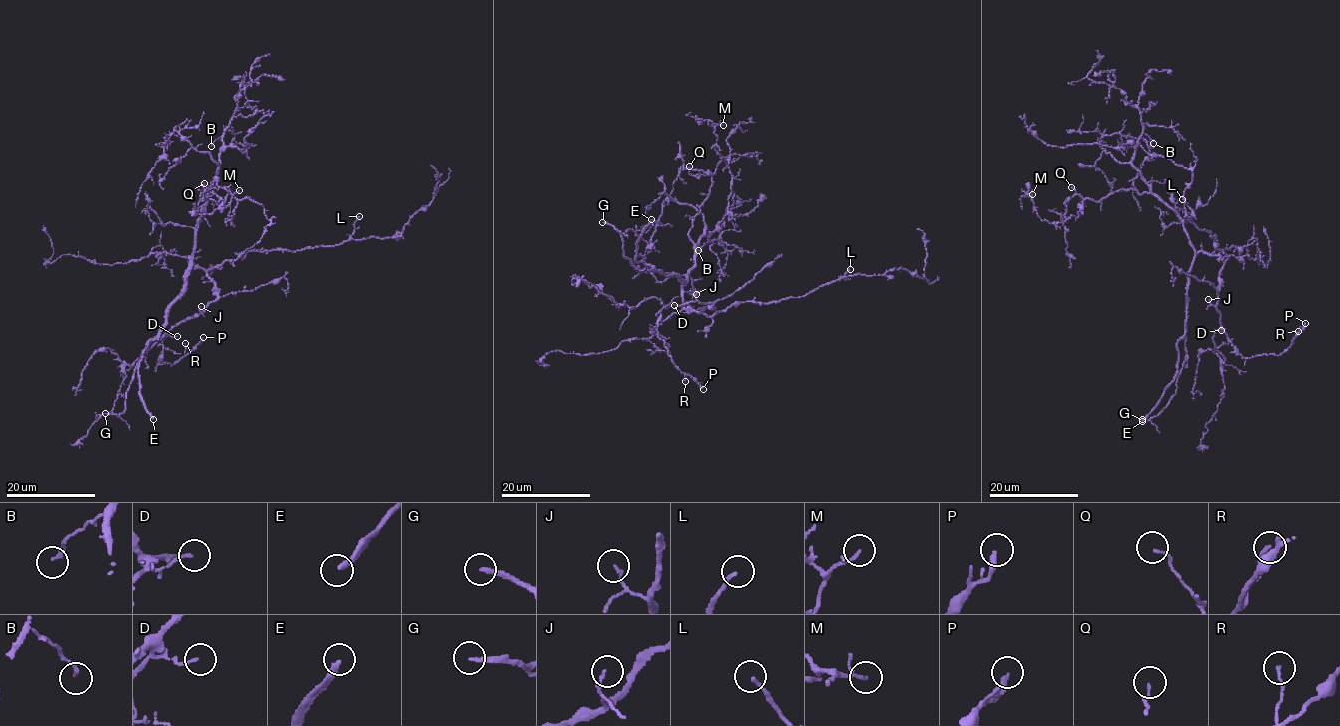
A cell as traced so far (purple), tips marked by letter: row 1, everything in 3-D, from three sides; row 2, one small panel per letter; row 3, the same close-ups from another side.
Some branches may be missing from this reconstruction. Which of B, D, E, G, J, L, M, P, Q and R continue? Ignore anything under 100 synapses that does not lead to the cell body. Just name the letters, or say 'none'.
E, G

